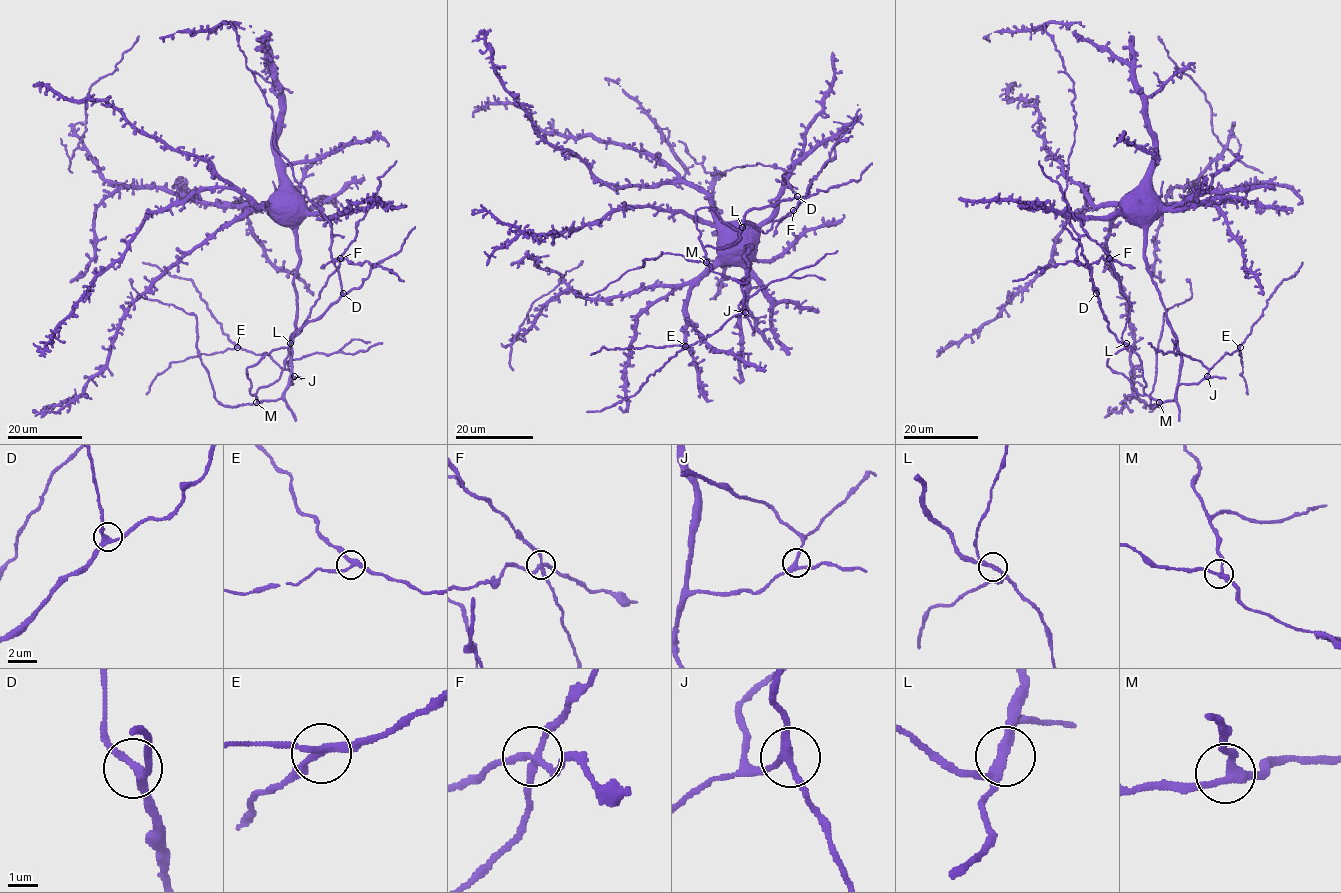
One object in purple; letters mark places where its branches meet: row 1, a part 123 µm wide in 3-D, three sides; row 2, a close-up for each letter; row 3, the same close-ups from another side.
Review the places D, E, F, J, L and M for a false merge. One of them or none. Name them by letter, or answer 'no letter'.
F

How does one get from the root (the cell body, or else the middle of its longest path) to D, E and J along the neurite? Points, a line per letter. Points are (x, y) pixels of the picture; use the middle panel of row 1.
D: (738, 228), (750, 226), (742, 285), (715, 273), (704, 248), (735, 244), (747, 212), (797, 196)
E: (738, 228), (743, 223), (750, 226), (751, 248), (745, 253), (748, 270), (741, 283), (744, 311), (685, 346)
J: (738, 228), (743, 223), (750, 226), (748, 246), (751, 248), (745, 253), (748, 270), (741, 283), (745, 312)

